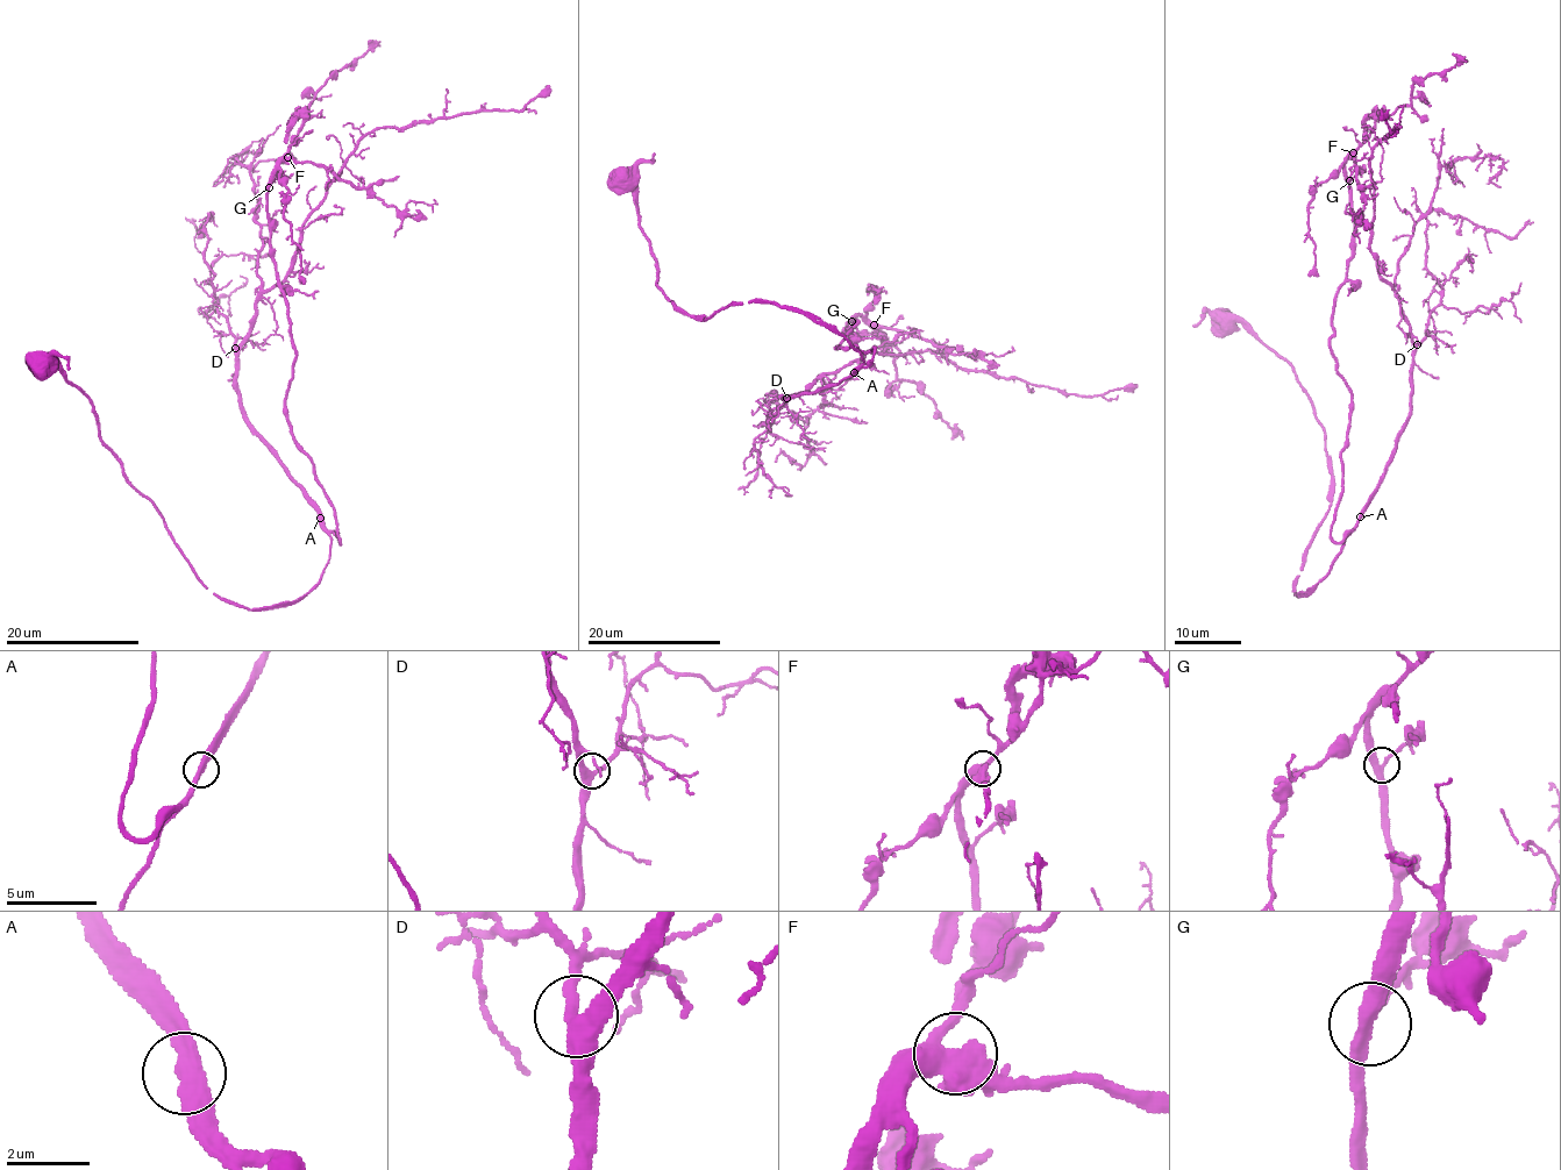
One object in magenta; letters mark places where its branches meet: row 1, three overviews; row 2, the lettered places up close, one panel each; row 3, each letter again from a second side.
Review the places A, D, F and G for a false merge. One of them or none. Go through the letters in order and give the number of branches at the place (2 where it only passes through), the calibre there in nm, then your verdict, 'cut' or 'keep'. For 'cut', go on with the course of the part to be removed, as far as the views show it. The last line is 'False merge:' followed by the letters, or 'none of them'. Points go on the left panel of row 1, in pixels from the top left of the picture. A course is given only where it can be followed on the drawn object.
A: 2 branches meet; 340 nm thick; keep
D: 3 branches meet; 360 nm thick; keep
F: 3 branches meet; 480 nm thick; keep
G: 3 branches meet; 320 nm thick; keep
False merge: none of them

